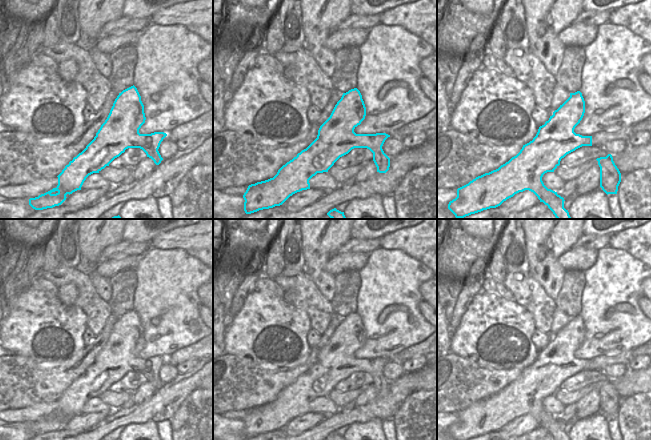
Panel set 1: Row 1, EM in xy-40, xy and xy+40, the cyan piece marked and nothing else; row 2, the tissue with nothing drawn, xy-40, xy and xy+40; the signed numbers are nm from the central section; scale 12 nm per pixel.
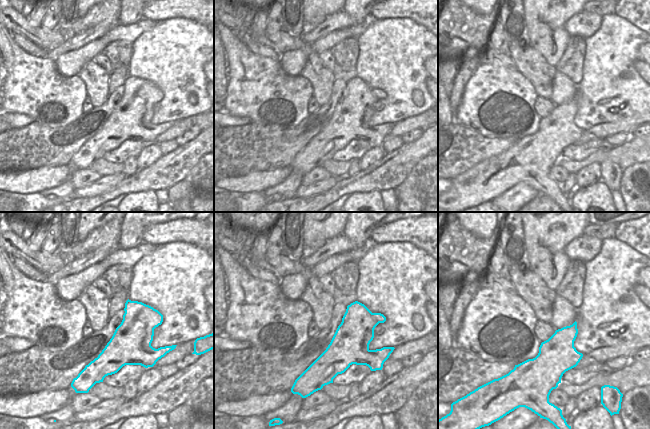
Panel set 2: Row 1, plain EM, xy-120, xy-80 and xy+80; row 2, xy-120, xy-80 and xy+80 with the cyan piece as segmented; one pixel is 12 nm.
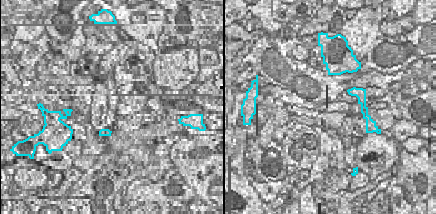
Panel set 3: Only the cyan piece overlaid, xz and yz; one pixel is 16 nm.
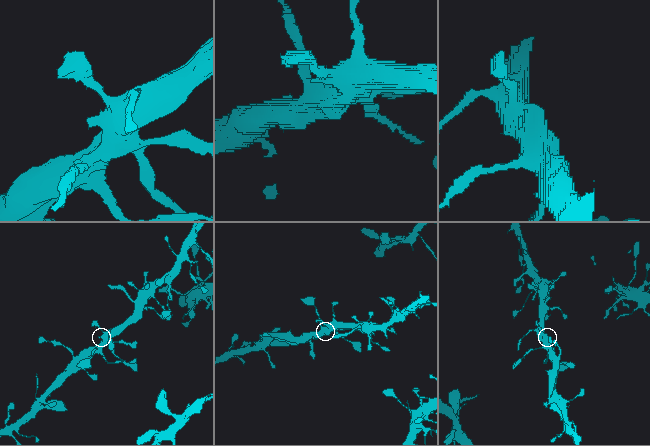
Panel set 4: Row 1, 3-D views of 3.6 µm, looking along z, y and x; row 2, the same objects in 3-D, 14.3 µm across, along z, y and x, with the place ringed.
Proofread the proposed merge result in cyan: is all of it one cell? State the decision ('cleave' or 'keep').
keep

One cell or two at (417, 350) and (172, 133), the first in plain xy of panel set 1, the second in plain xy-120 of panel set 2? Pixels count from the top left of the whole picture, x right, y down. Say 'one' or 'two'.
one

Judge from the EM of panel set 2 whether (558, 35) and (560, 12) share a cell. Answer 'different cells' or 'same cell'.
same cell

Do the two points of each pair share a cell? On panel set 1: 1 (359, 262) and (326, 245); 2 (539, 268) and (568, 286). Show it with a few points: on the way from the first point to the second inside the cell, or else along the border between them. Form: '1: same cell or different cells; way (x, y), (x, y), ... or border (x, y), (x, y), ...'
1: different cells; border (338, 253), (325, 265), (334, 276)
2: different cells; border (566, 271), (561, 289), (554, 299)

